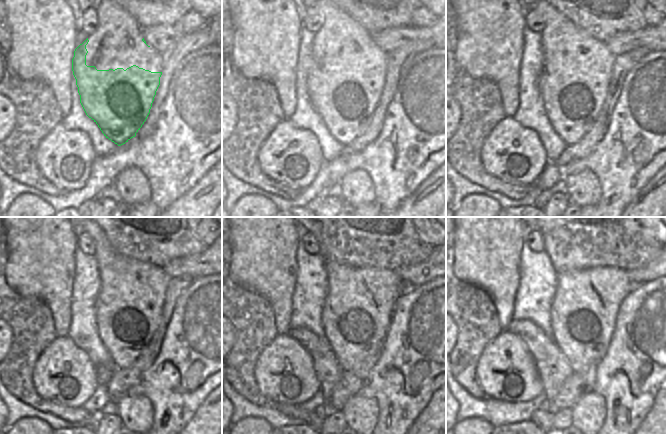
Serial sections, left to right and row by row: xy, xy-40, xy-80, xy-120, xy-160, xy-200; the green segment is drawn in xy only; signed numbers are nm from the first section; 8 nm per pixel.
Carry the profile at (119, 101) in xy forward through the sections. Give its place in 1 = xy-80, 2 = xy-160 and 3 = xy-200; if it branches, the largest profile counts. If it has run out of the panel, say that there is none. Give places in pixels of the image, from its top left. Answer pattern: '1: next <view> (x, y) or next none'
1: next xy-80 (572, 101)
2: next xy-160 (355, 330)
3: next xy-200 (582, 332)

